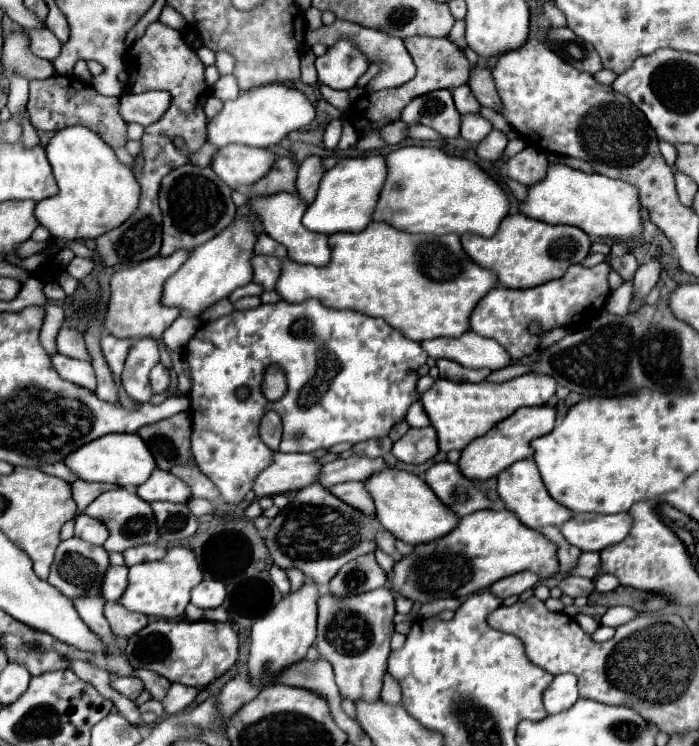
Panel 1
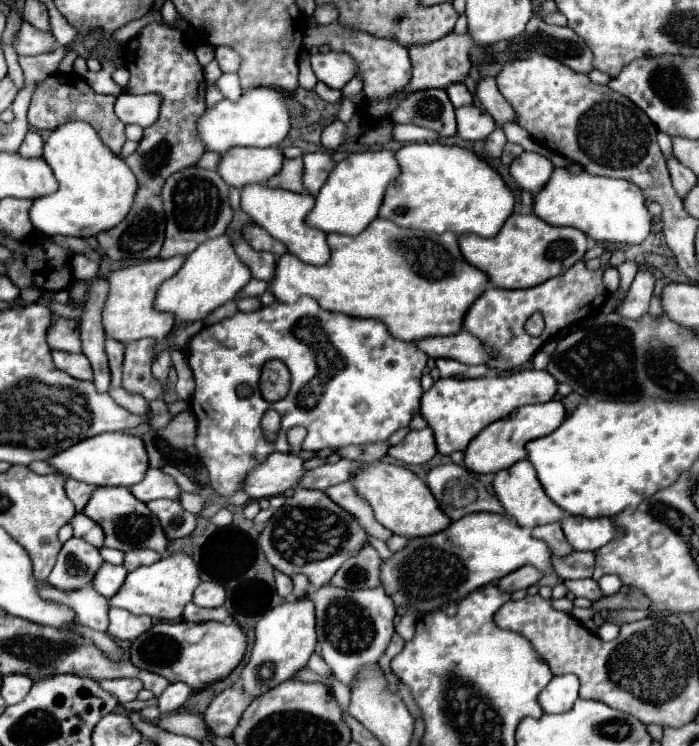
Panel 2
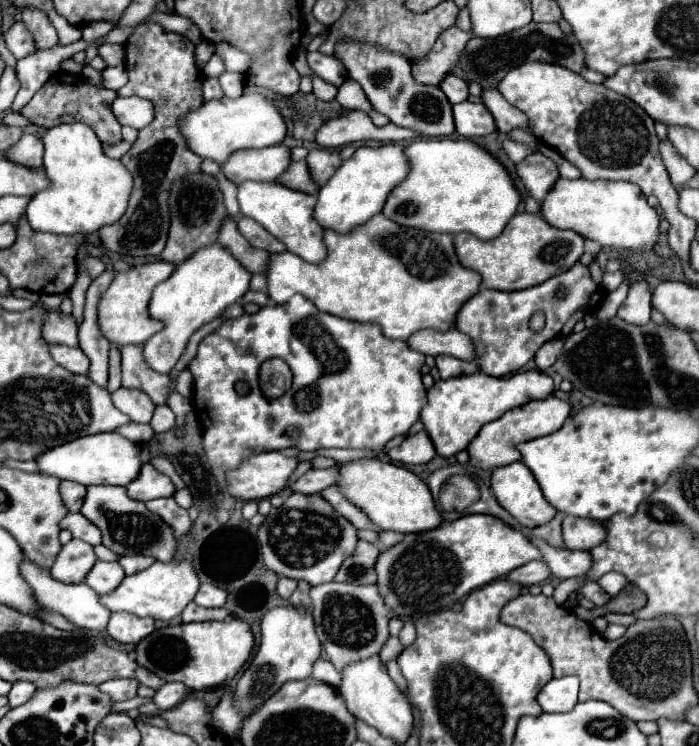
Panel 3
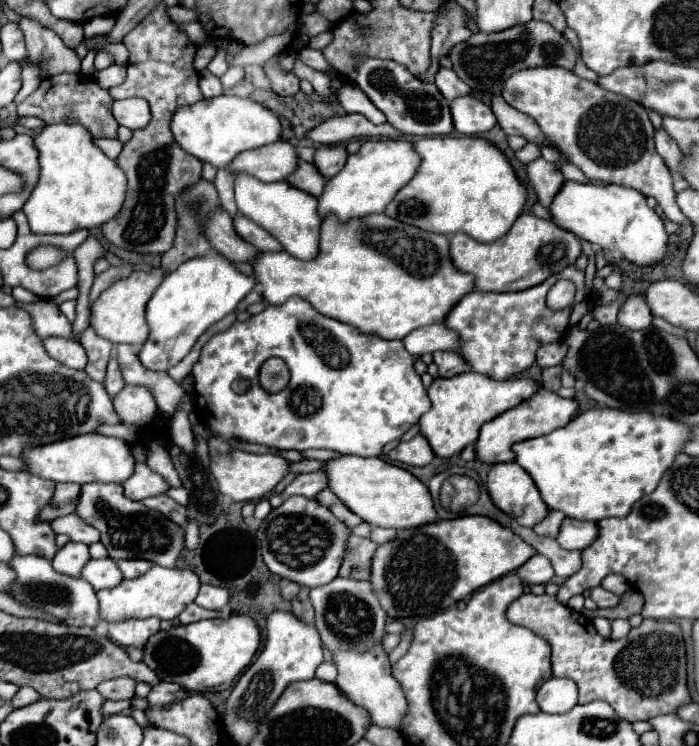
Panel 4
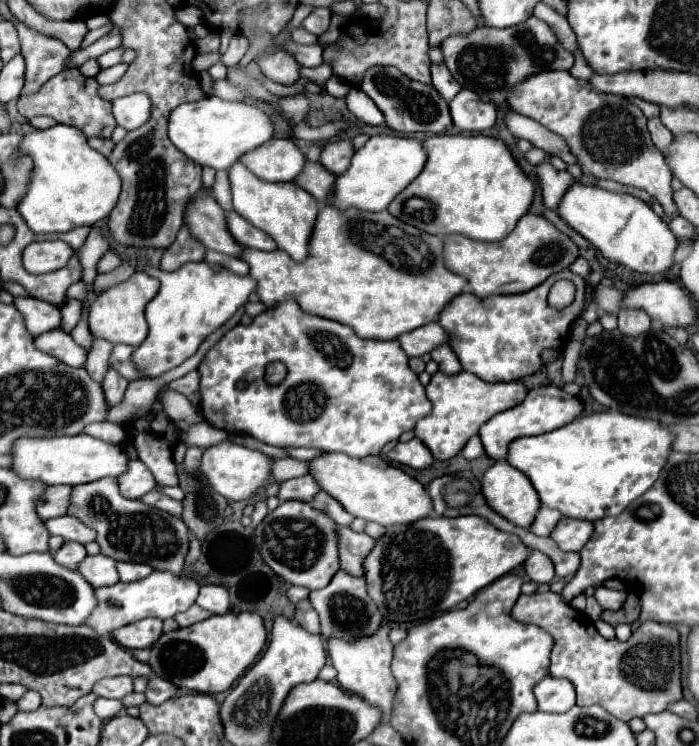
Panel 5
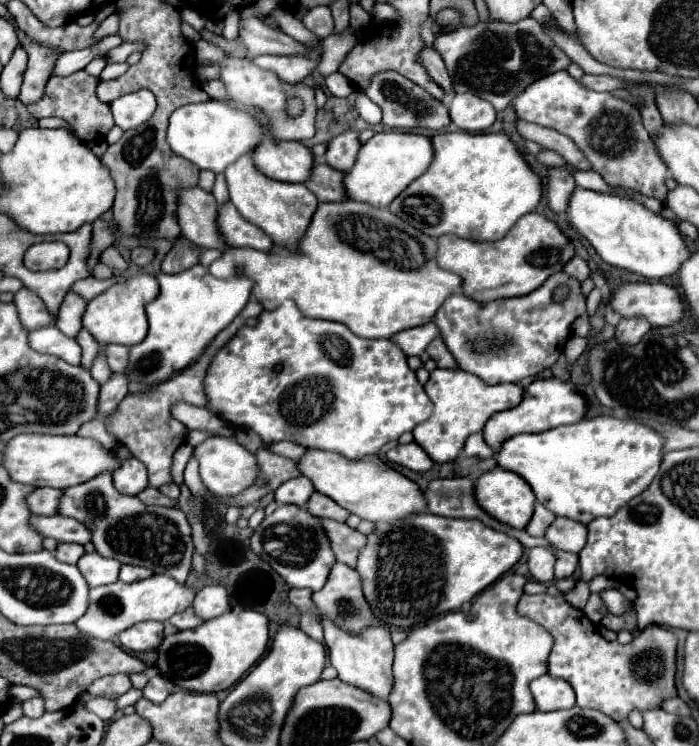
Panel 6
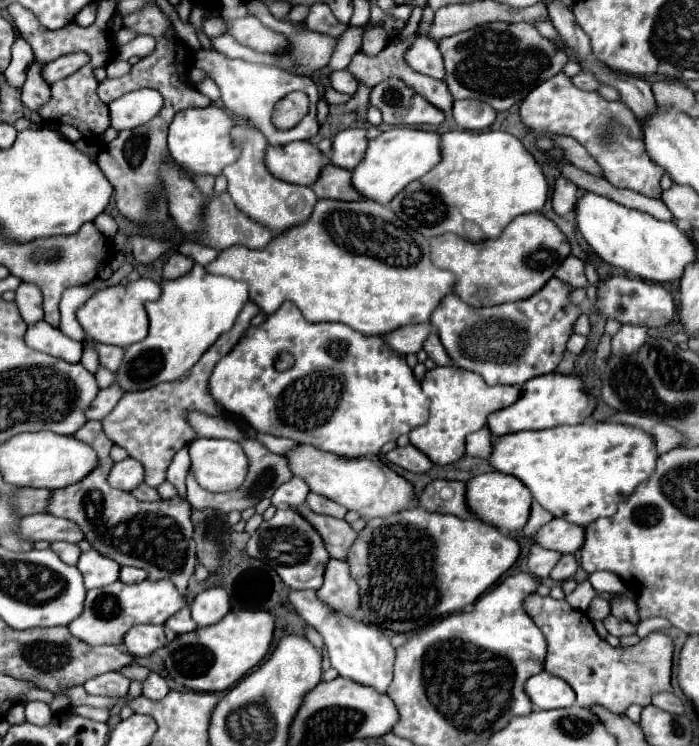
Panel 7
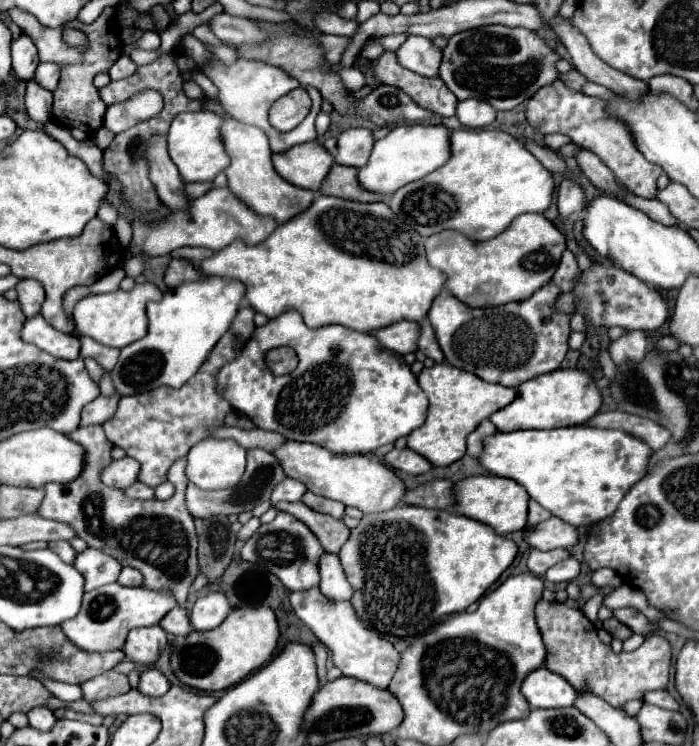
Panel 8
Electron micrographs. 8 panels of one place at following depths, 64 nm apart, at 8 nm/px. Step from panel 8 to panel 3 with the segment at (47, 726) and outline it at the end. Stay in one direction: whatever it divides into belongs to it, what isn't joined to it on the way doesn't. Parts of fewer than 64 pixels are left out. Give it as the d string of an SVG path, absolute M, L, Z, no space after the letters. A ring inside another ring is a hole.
M14 682L12 684L12 690L8 694L10 708L16 708L16 706L28 702L32 698L32 692L36 692L36 686L34 684L30 684L30 682Z

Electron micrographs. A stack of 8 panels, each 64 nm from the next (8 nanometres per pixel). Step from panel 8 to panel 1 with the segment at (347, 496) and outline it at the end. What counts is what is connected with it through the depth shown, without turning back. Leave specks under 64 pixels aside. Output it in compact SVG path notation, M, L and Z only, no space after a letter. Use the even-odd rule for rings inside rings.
M384 468L380 476L372 476L372 480L364 480L364 488L368 488L374 504L376 504L376 516L380 524L390 530L398 540L404 540L412 546L442 538L458 524L458 518L454 512L444 508L440 504L438 496L428 488L424 480L420 480L416 474L410 474L406 470L398 468Z

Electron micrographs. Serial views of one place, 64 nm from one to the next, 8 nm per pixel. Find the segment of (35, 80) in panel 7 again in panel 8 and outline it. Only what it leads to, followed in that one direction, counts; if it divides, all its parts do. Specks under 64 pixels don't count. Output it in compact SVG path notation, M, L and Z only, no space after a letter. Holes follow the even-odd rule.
M30 80L26 88L26 110L28 116L38 124L52 122L52 92L40 88L34 80Z

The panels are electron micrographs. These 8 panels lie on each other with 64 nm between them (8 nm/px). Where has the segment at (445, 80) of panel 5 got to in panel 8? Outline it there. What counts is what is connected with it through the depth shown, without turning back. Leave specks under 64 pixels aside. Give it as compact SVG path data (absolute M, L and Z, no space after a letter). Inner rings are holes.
M408 36L406 42L396 50L396 60L400 66L422 74L422 76L438 76L440 56L432 42L422 36Z

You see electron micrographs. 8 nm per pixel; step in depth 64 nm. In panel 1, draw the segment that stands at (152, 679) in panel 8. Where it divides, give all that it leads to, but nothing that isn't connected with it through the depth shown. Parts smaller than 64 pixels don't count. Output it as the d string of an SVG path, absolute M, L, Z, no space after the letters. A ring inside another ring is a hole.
M172 684L170 690L168 690L168 694L162 700L164 712L166 714L178 714L178 712L182 712L190 702L194 702L196 694L198 694L196 688L190 688L190 686L184 686L184 684Z

